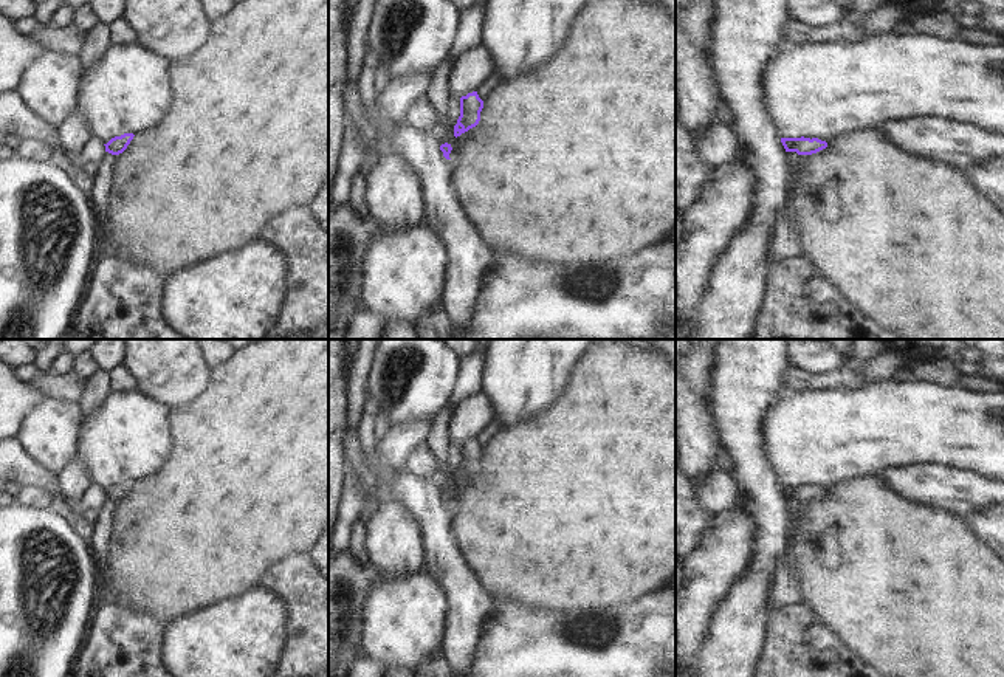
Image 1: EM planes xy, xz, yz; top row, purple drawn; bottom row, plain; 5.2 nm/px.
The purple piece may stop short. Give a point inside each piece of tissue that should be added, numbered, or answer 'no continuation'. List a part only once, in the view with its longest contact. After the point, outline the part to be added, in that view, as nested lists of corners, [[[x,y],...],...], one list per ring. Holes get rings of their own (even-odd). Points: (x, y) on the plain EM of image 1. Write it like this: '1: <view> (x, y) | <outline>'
1: xz (493, 426) | [[[491,420],[487,429],[477,437],[477,442],[482,448],[491,440],[491,437],[499,431],[497,421]]]

